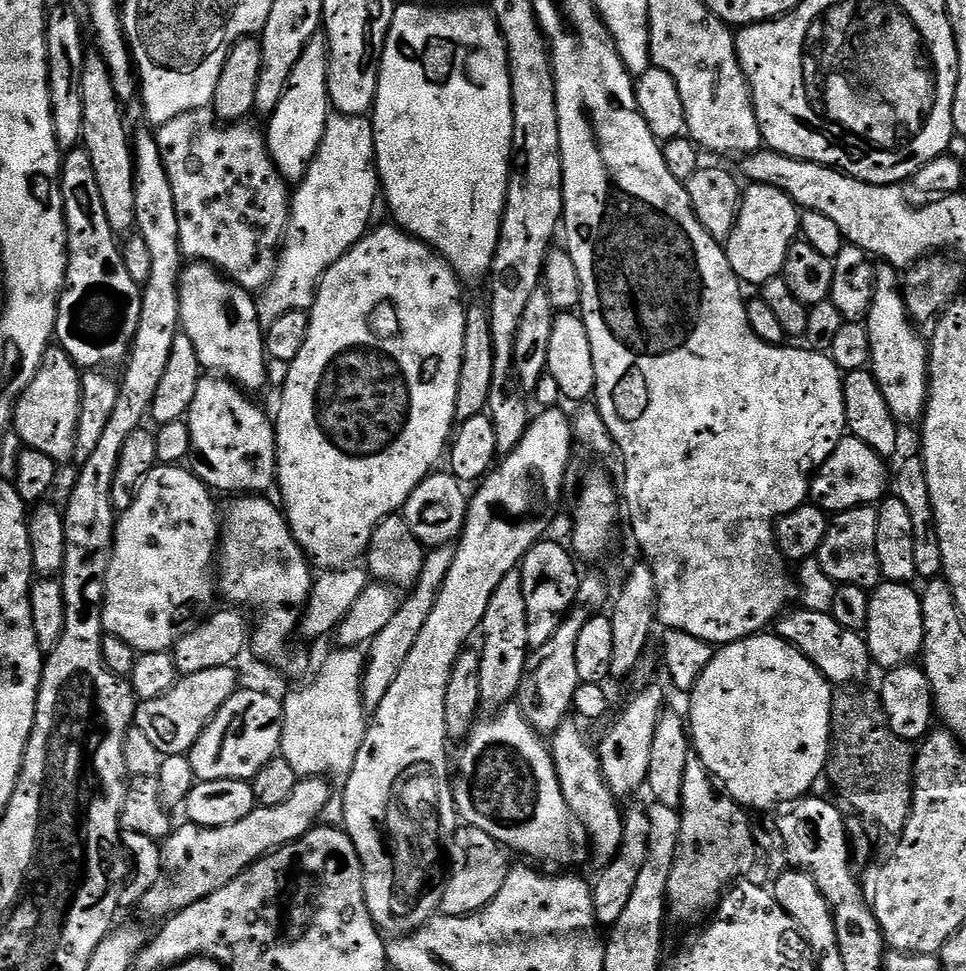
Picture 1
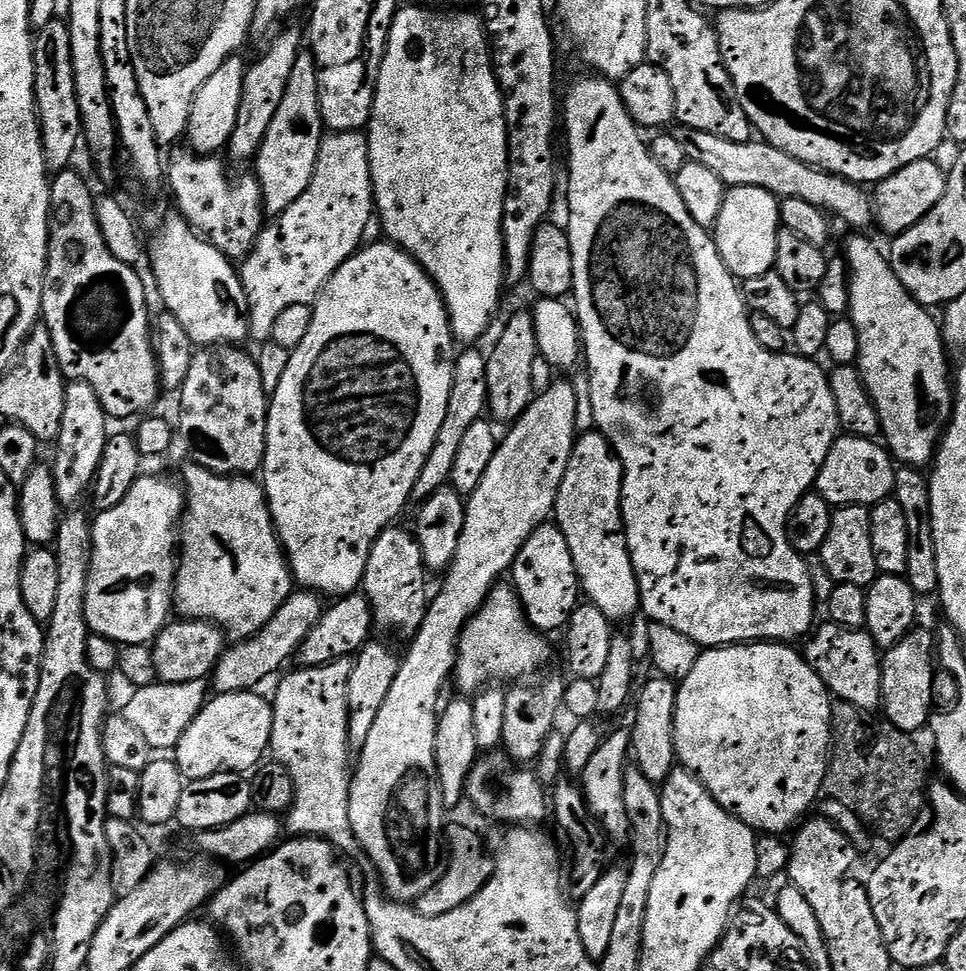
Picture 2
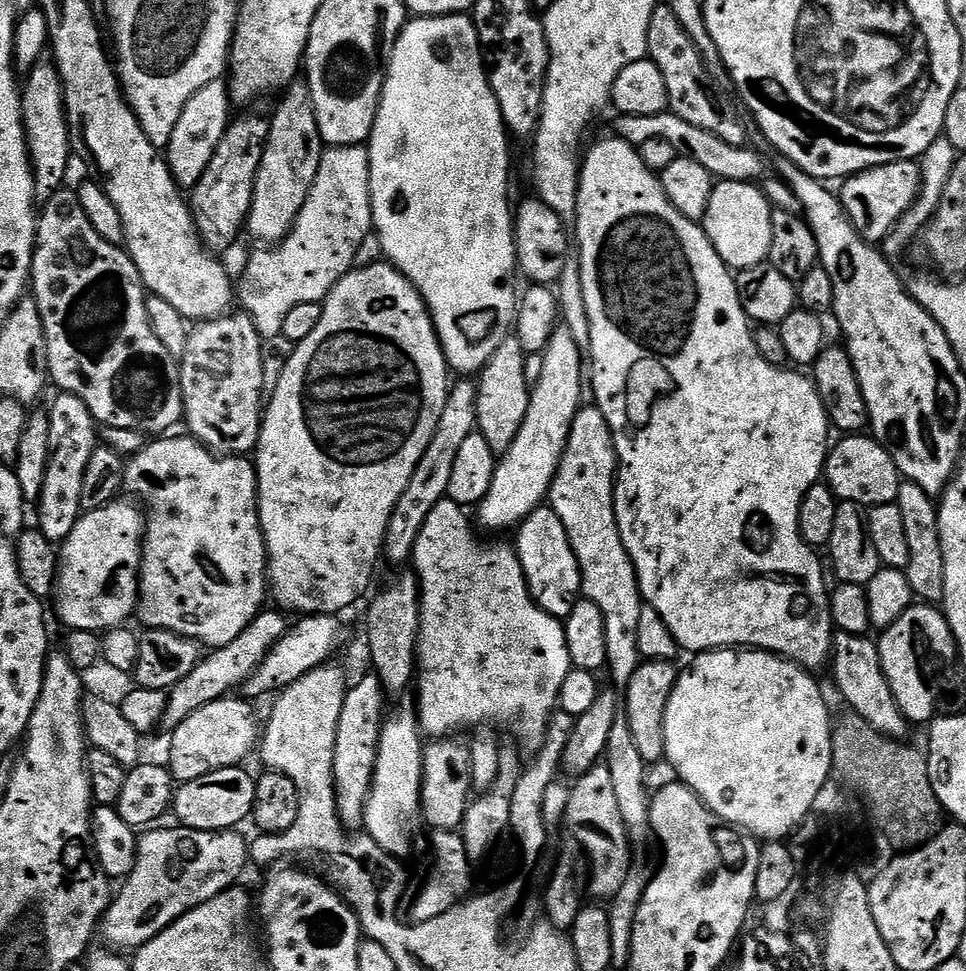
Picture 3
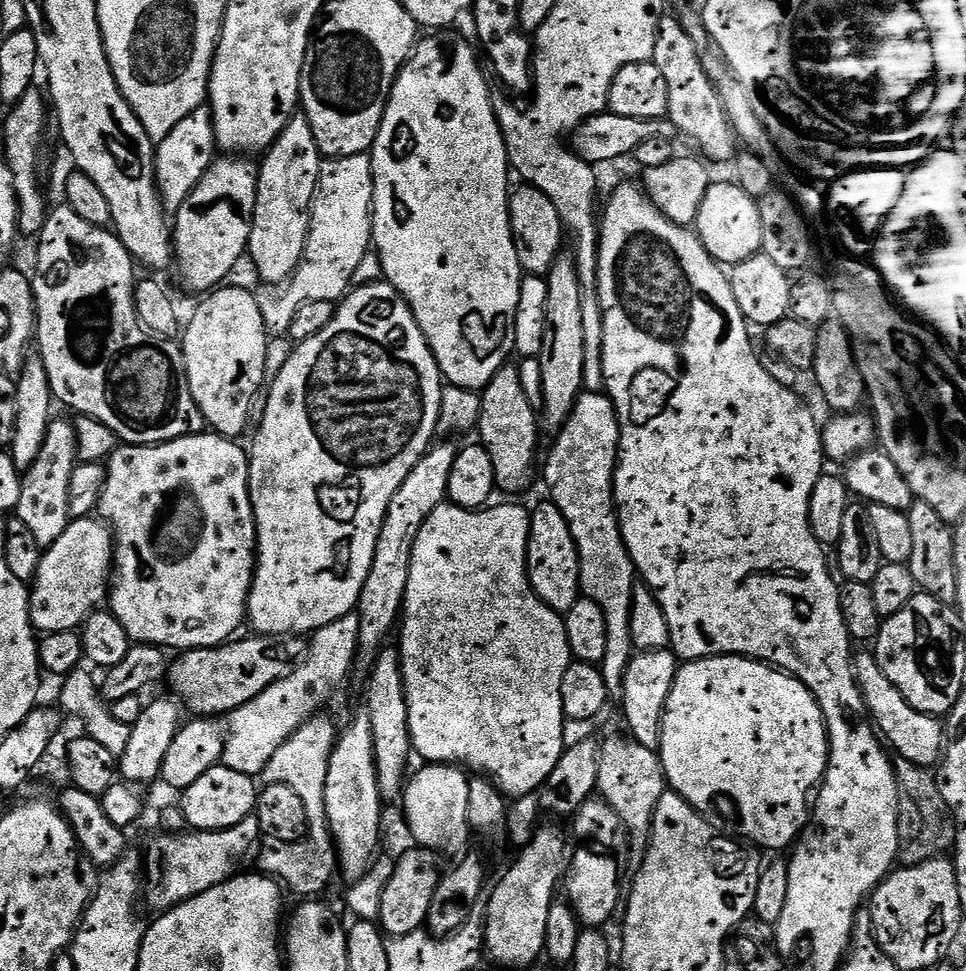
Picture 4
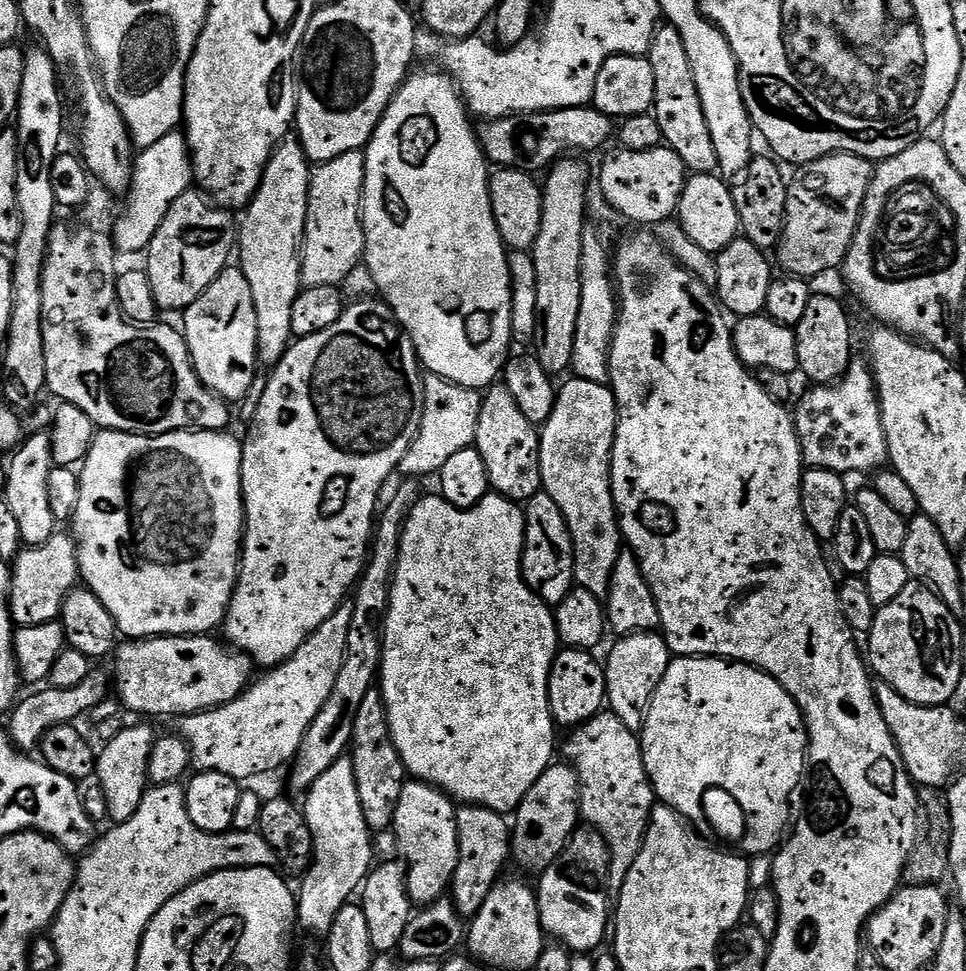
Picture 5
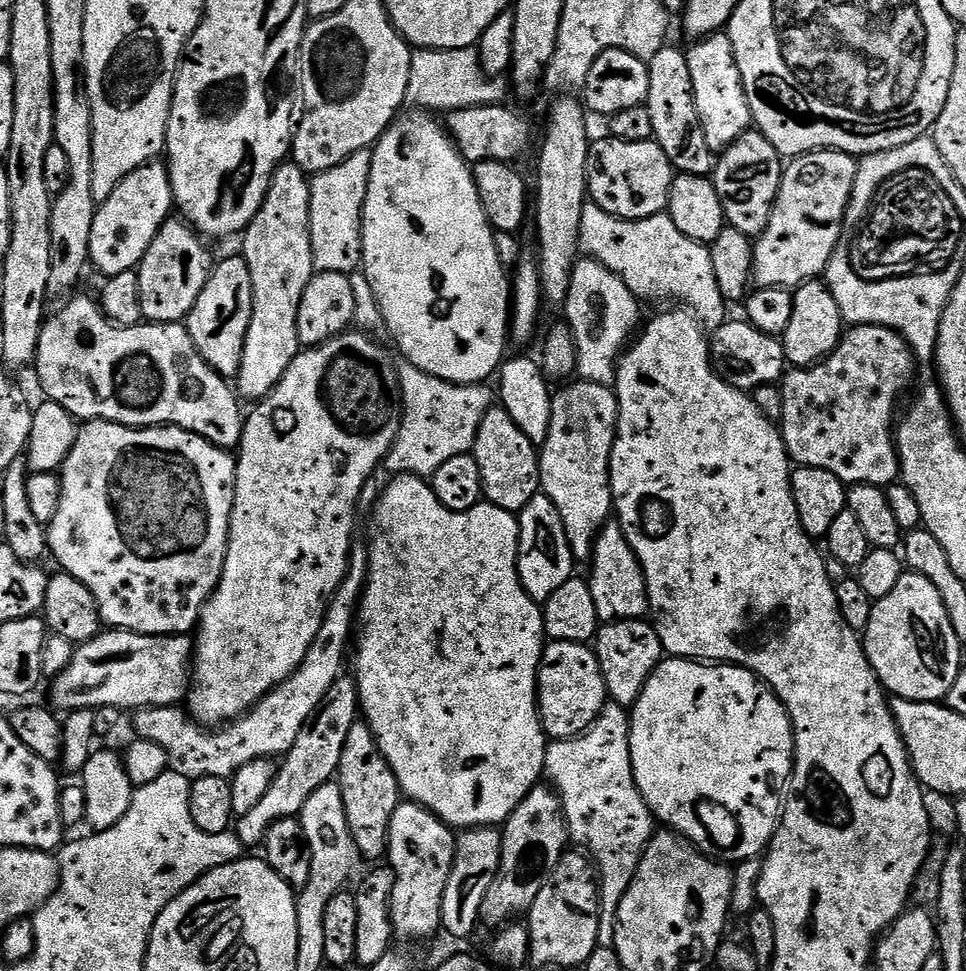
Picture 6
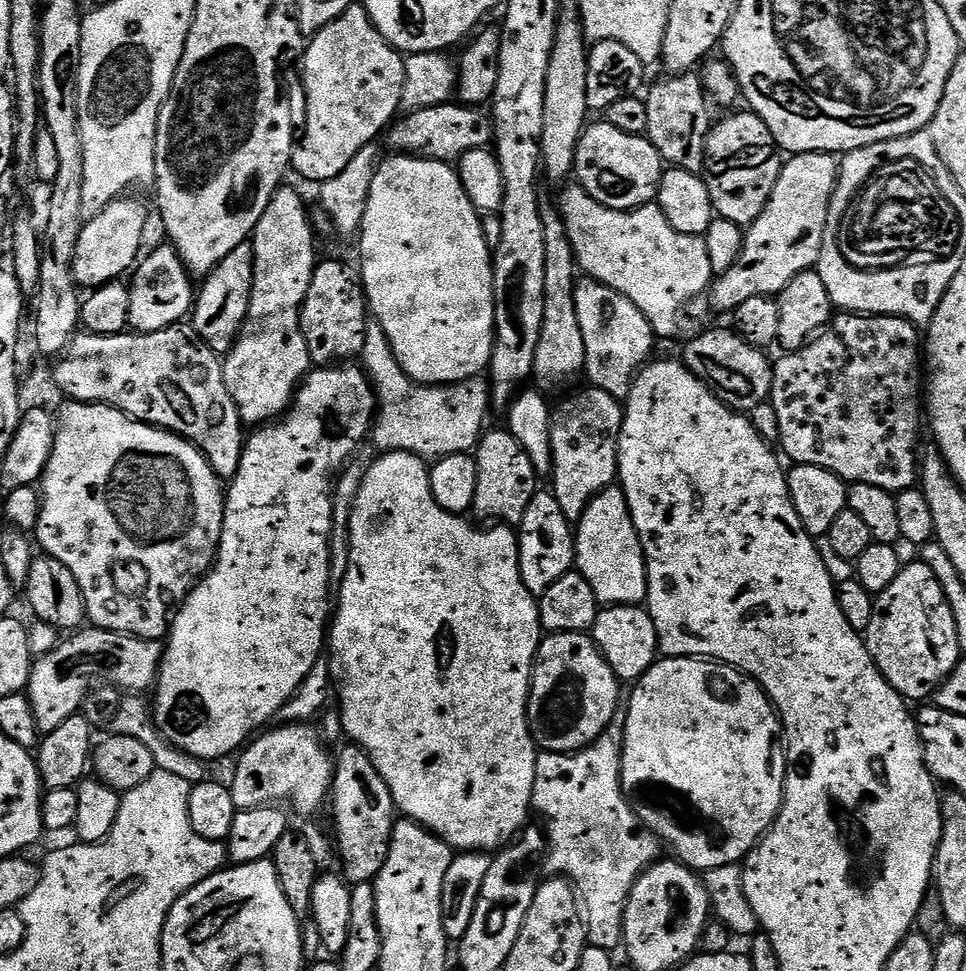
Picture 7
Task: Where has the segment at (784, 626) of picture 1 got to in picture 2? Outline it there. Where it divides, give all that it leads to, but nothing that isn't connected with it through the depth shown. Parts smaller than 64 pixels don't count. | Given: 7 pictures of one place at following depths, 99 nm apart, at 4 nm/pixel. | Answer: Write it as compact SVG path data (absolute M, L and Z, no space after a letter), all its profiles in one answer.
M831 622L807 637L802 655L836 700L850 702L863 712L876 712L882 704L882 652L866 630L843 628Z

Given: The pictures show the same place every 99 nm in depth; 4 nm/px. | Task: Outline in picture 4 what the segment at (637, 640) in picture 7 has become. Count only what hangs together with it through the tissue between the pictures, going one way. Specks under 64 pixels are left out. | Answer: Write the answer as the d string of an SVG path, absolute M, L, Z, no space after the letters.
M671 647L637 651L626 666L622 707L624 720L628 723L627 731L637 744L653 750L659 747L660 719L664 716L664 706L676 680L677 671L678 657Z

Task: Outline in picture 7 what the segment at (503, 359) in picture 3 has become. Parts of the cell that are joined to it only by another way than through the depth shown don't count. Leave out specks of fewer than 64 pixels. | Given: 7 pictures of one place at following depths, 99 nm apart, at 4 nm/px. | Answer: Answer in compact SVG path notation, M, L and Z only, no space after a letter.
M503 427L485 431L481 435L480 443L474 449L474 459L476 469L478 470L478 490L474 490L474 502L472 503L471 515L476 515L477 521L495 522L500 526L518 526L522 522L522 518L526 514L526 506L530 506L530 498L534 498L534 494L538 490L538 477L534 470L534 462L530 462L526 450L522 450L522 446L518 446L518 438L514 438L511 432Z

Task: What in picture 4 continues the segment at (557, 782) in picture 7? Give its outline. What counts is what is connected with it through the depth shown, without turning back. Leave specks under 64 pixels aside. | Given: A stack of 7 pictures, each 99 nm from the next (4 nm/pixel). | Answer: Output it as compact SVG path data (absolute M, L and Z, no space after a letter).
M608 736L599 745L600 764L596 778L596 792L616 812L629 833L649 831L654 806L666 790L664 768L660 757L653 749L637 744L635 740L624 736Z

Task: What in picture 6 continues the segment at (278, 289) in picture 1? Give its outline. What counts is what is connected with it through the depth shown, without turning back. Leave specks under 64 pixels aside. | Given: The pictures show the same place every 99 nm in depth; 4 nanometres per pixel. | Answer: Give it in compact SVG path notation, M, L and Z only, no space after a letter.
M363 148L350 158L330 166L330 170L317 172L310 180L310 242L312 266L316 272L343 272L351 274L361 267L364 258L364 203L370 186L372 148Z

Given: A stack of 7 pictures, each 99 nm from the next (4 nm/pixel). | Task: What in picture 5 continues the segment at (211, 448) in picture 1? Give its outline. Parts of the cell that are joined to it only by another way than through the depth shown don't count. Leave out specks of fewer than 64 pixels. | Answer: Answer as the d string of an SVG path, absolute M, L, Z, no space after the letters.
M238 266L224 268L208 289L182 313L182 335L201 382L225 402L240 400L252 388L258 369L256 311L254 294L246 274Z

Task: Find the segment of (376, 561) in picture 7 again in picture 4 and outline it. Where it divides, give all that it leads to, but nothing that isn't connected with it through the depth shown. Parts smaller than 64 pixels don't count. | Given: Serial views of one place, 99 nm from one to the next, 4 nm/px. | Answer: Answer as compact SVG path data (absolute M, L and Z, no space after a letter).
M451 502L439 504L436 509L426 518L423 526L418 530L418 538L412 547L412 557L410 558L410 578L406 582L406 590L404 591L404 607L402 609L402 619L398 624L398 636L400 632L400 641L398 647L400 650L400 669L402 670L402 678L404 679L404 694L407 704L407 724L409 737L412 739L412 746L415 755L421 756L421 761L431 762L433 764L455 764L463 766L469 773L479 774L487 778L491 783L500 789L501 793L508 798L527 797L535 790L539 790L546 782L546 778L550 778L550 770L554 770L554 766L558 766L558 758L566 747L566 739L564 740L564 724L566 725L566 717L564 707L562 706L562 674L566 674L566 670L574 663L574 657L568 639L566 638L566 626L564 625L563 615L555 612L550 606L546 606L536 596L536 591L532 588L532 583L528 581L528 535L530 534L530 522L532 521L529 509L523 508L520 504L500 504L497 508L493 506L485 507L483 510L473 510L471 508L460 508Z

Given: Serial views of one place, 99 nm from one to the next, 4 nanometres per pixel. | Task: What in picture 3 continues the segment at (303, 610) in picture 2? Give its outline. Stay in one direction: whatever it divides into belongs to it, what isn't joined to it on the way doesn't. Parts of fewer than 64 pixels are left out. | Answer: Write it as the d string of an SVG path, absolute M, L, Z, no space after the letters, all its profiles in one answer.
M265 610L254 622L250 622L250 626L246 626L246 630L242 630L242 634L238 634L238 638L234 638L234 642L209 651L196 668L167 693L168 705L164 711L163 727L168 730L176 728L183 720L190 718L194 710L215 700L225 699L229 694L235 693L232 692L235 688L237 691L243 686L252 677L254 670L258 670L260 663L268 657L272 647L288 631L290 624L284 619L286 616L283 611Z

